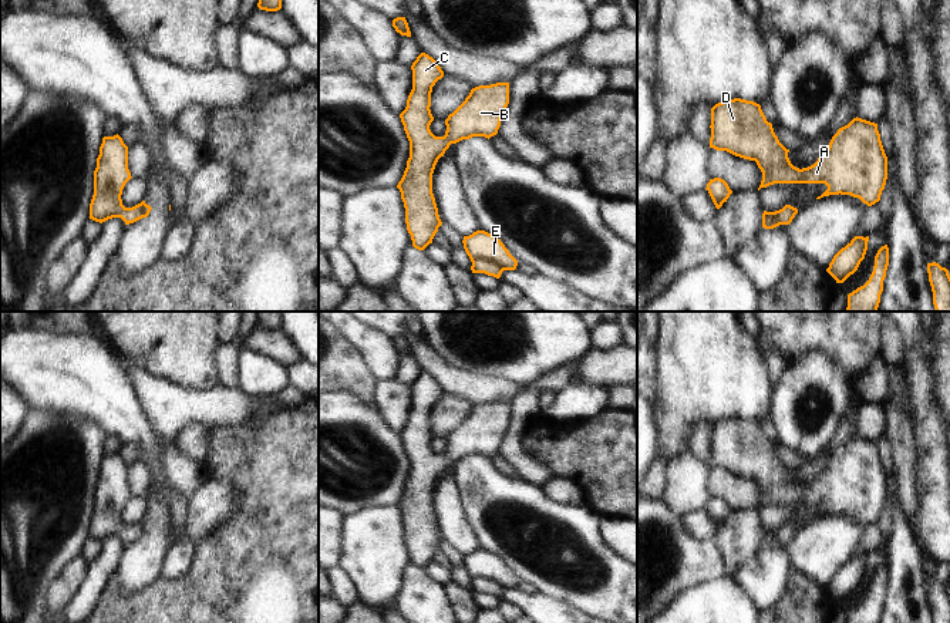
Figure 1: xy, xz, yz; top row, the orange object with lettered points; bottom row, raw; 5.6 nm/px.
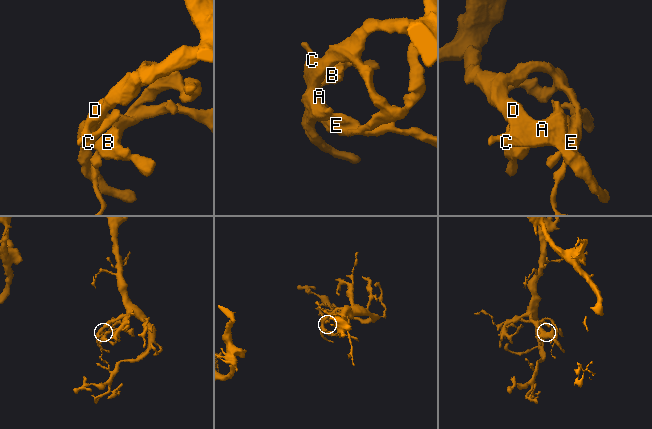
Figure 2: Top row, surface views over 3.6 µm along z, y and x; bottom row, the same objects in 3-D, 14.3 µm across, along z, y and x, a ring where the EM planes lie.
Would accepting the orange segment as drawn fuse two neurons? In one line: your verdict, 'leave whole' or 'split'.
leave whole

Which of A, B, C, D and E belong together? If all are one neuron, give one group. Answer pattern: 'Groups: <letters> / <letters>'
Groups: A B C D E

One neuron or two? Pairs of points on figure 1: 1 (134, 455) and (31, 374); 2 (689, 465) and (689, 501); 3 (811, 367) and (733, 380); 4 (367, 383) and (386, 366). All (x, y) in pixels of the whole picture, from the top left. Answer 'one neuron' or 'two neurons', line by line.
1: two neurons
2: one neuron
3: two neurons
4: two neurons

